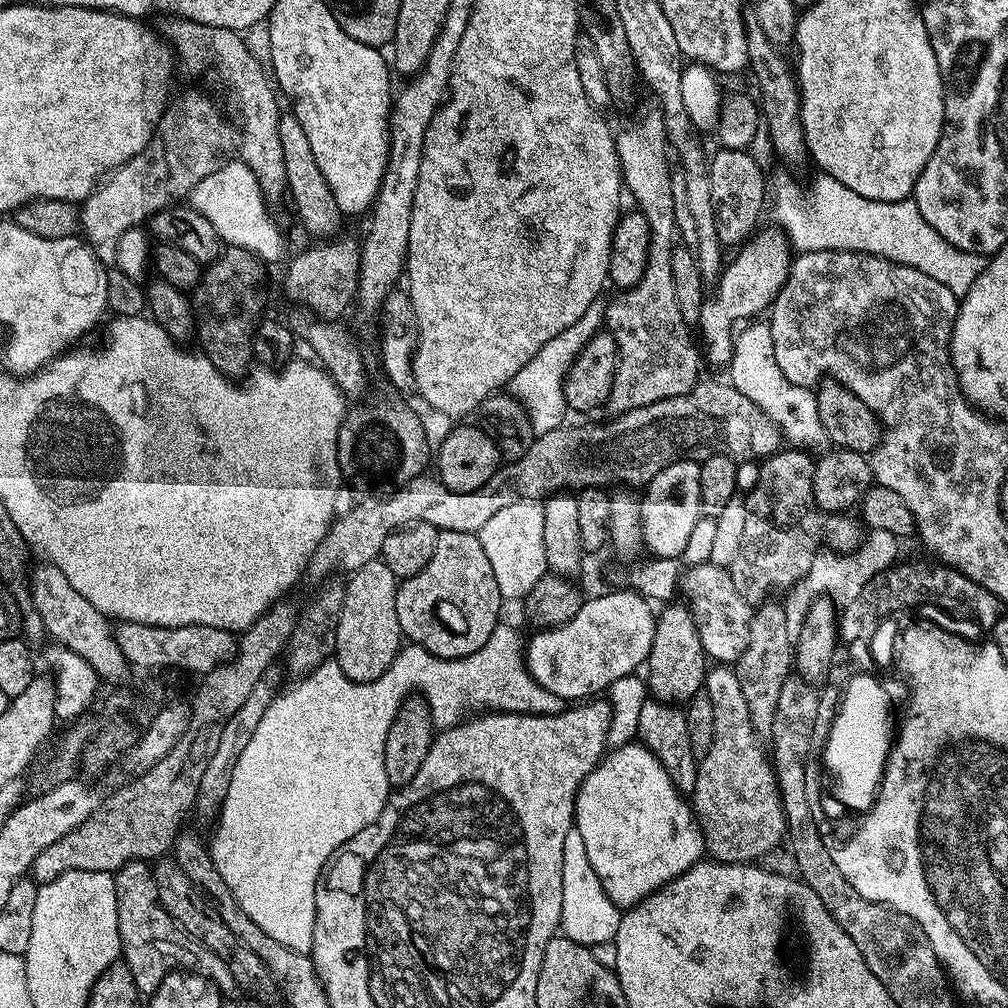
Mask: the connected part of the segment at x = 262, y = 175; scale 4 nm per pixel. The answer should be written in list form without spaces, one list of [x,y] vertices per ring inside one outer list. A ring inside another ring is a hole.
[[[164,18],[158,27],[161,37],[170,45],[178,68],[188,76],[200,76],[203,72],[216,71],[224,79],[230,91],[236,92],[236,116],[238,125],[238,156],[258,178],[265,197],[284,196],[288,187],[286,166],[282,162],[282,142],[278,138],[278,126],[282,109],[276,101],[277,89],[269,73],[256,61],[254,53],[241,33],[225,28],[211,28],[193,20]]]

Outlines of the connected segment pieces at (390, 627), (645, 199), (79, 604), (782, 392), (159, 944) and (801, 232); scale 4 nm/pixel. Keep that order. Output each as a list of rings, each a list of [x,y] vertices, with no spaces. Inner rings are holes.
[[[377,558],[366,562],[347,577],[344,584],[342,610],[338,614],[336,631],[336,665],[354,682],[370,682],[382,674],[394,662],[402,647],[402,633],[396,609],[398,577],[390,566]]]
[[[652,106],[649,112],[632,120],[621,132],[615,133],[616,157],[620,160],[622,184],[636,195],[635,207],[650,226],[648,261],[642,278],[633,288],[617,291],[605,307],[602,320],[616,343],[616,373],[606,401],[609,413],[629,412],[686,394],[701,379],[702,352],[692,341],[693,329],[678,310],[674,294],[674,278],[670,274],[670,258],[677,239],[676,192],[672,189],[672,168],[668,165],[670,145],[663,114]]]
[[[40,562],[35,568],[36,566],[30,572],[32,606],[42,618],[45,633],[49,637],[53,636],[57,645],[69,648],[74,654],[86,658],[86,662],[90,662],[103,683],[104,680],[108,684],[122,683],[128,672],[130,673],[130,665],[118,646],[109,617],[90,606],[90,602],[82,598],[82,594],[78,594],[78,590],[74,590],[70,582],[66,582],[66,574],[62,574],[58,566]]]
[[[749,323],[739,329],[733,346],[732,363],[726,368],[727,379],[733,388],[737,388],[754,406],[758,406],[768,417],[780,427],[781,437],[789,445],[801,450],[813,450],[820,443],[825,443],[824,427],[818,418],[816,393],[808,388],[790,382],[778,370],[778,362],[774,358],[771,323]]]
[[[132,860],[129,864],[122,865],[114,874],[122,963],[130,970],[130,974],[134,974],[134,986],[141,997],[153,996],[158,986],[162,986],[162,978],[177,970],[197,972],[199,976],[213,981],[227,981],[229,975],[226,962],[222,962],[222,958],[192,939],[183,928],[173,922],[170,914],[166,914],[158,898],[158,886],[152,869],[151,863]]]
[[[823,174],[817,177],[808,193],[804,193],[788,176],[778,177],[776,185],[773,188],[771,185],[770,188],[771,223],[785,233],[789,244],[797,253],[861,252],[881,256],[895,264],[922,270],[922,274],[930,274],[930,278],[942,282],[942,286],[946,286],[946,290],[950,290],[950,294],[957,298],[964,297],[972,289],[974,282],[978,282],[978,274],[982,274],[982,270],[988,265],[989,257],[970,254],[950,246],[950,242],[946,242],[942,234],[938,234],[938,230],[934,230],[934,226],[926,222],[926,218],[922,218],[915,200],[909,198],[898,202],[882,202],[862,198],[834,178]]]

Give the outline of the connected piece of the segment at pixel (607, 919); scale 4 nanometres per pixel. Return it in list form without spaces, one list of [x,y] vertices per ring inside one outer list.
[[[575,826],[566,834],[566,843],[562,846],[562,914],[559,931],[579,944],[593,945],[615,940],[620,925],[621,909],[616,907],[598,878],[590,858],[586,858],[586,846],[582,843],[582,834]]]

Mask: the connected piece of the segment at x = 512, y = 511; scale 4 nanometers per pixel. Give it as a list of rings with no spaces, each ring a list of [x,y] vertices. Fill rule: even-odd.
[[[520,500],[498,510],[498,514],[494,514],[494,518],[490,518],[490,522],[486,522],[478,533],[482,550],[486,550],[486,558],[490,558],[490,567],[498,580],[498,590],[505,601],[523,601],[548,572],[546,545],[542,539],[543,518],[544,510],[539,503]]]

